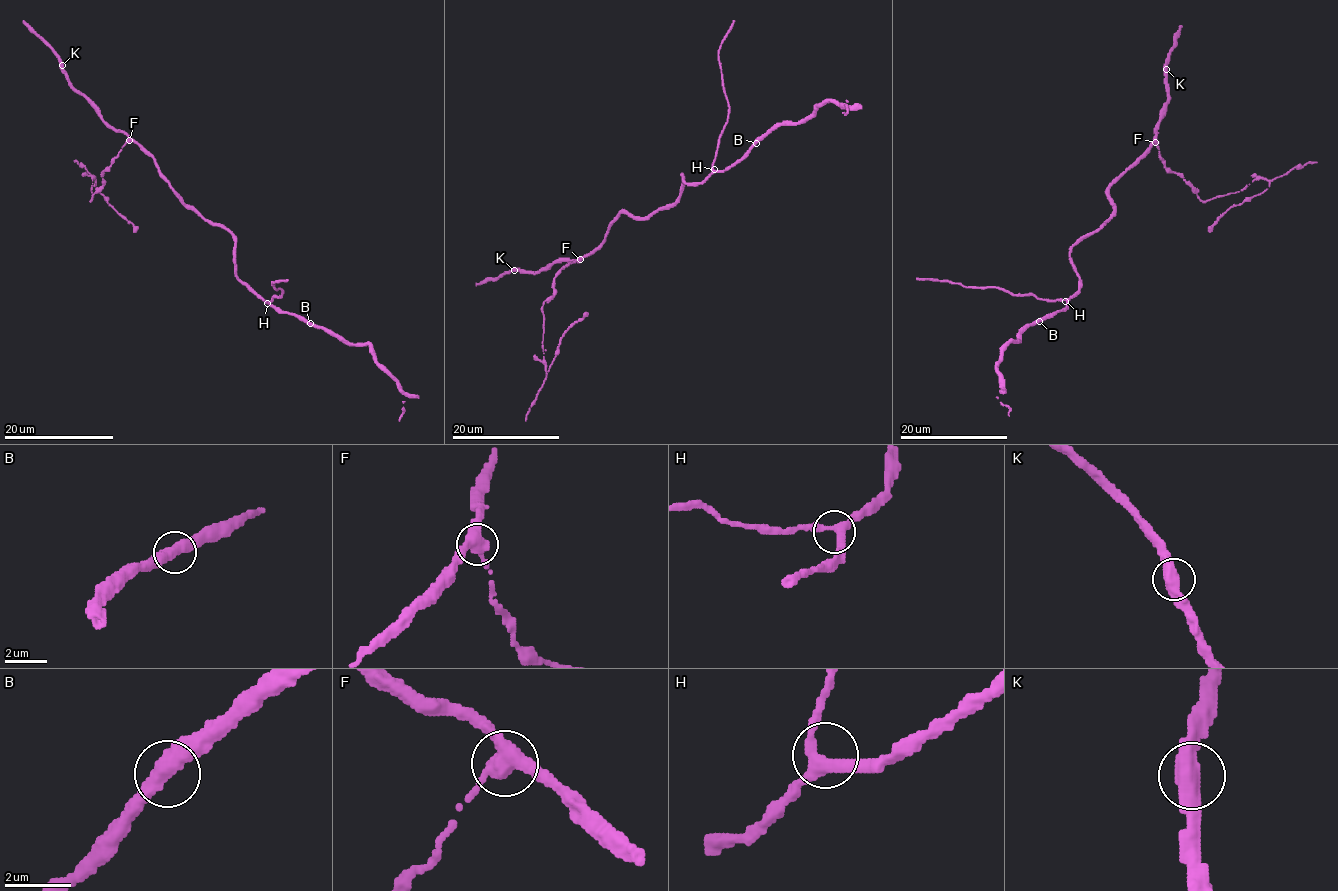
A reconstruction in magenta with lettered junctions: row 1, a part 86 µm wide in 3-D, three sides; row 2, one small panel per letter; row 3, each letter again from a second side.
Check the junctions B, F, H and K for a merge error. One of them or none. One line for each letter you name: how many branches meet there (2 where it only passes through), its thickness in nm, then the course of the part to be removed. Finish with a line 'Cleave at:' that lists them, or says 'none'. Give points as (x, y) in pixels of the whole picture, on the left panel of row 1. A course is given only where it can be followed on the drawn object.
F: Branches: 3. Thickness 400 nm. Course of the part to remove: (129, 140), (103, 171), (103, 185), (90, 200), (93, 178), (112, 207), (133, 225), (136, 231)
Cleave at: F

